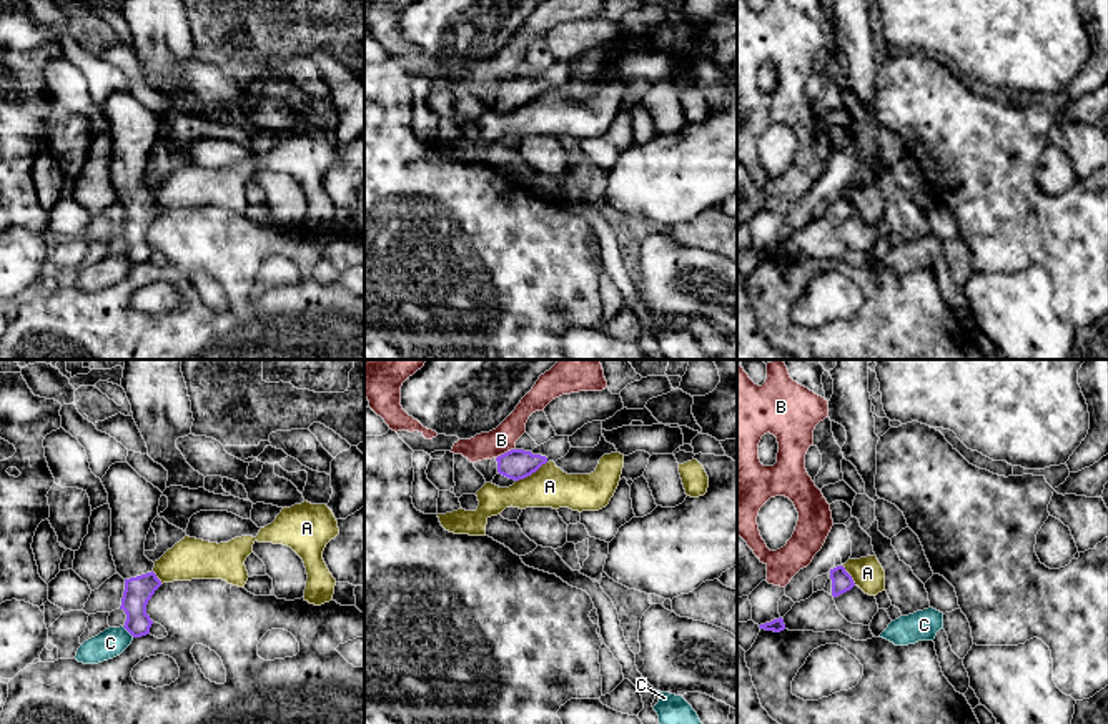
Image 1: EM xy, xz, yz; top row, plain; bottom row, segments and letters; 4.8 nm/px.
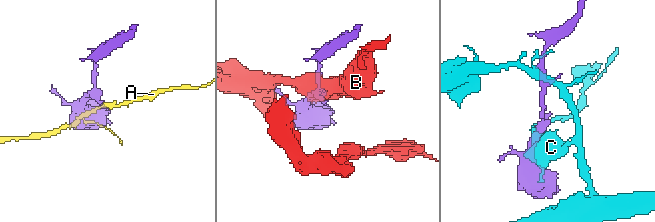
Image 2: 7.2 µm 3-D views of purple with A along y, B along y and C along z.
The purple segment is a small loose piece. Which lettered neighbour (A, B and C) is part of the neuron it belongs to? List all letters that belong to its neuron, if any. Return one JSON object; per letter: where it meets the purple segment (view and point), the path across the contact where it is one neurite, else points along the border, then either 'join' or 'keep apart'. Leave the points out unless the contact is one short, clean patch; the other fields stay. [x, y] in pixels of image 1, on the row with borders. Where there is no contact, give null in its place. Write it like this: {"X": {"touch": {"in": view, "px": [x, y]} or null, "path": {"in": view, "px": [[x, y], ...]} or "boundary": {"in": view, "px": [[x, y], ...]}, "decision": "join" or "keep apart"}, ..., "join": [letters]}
{"A": {"touch": {"in": "xz", "px": [531, 473]}, "boundary": {"in": "xz", "px": [[546, 461], [516, 481]]}, "decision": "keep apart"}, "B": {"touch": {"in": "xz", "px": [504, 453]}, "decision": "keep apart"}, "C": {"touch": {"in": "xy", "px": [128, 631]}, "decision": "keep apart"}, "join": []}

